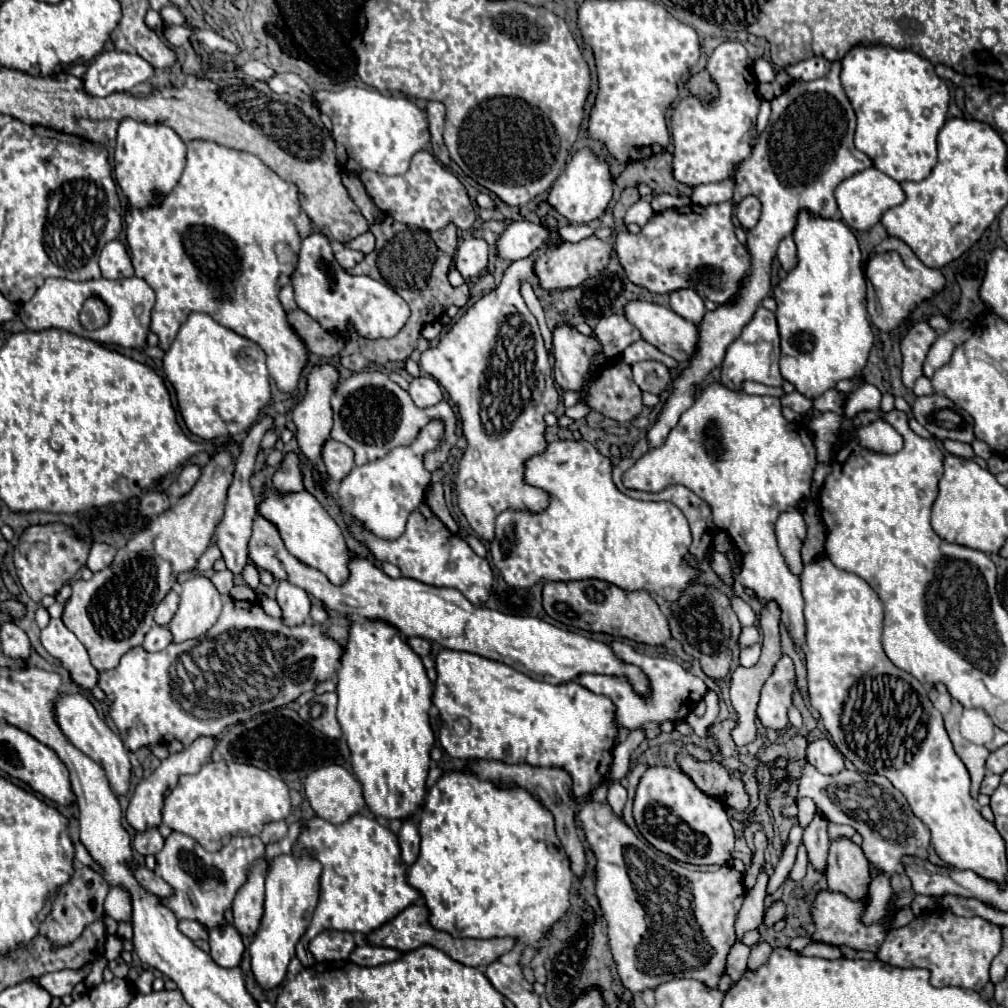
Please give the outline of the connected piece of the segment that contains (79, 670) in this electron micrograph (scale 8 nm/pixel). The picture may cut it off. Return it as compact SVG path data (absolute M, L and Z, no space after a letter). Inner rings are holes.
M61 618L49 620L49 624L41 630L41 642L45 650L69 670L75 684L91 690L99 682L99 672L91 666L87 650L77 636L65 628Z

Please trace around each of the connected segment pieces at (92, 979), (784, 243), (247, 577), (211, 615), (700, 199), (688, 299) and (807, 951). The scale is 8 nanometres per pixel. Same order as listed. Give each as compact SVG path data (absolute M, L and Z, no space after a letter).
M105 957L95 960L89 976L85 978L85 986L87 986L87 988L95 988L95 986L99 986L99 984L103 982L103 970L105 970L105 966L107 965L108 961Z
M785 236L785 238L779 242L777 260L781 262L781 266L783 266L785 270L789 270L791 264L795 264L795 242L793 242L791 236Z
M250 561L247 562L242 573L242 577L246 584L250 586L252 589L256 589L260 585L260 575L258 569Z
M197 576L181 584L179 610L169 622L173 642L181 644L205 636L221 612L221 596L209 578Z
M725 180L723 184L703 184L693 188L691 202L699 206L709 206L709 204L721 204L731 198L733 192L733 180Z
M683 290L683 292L673 292L669 296L669 302L671 302L671 308L685 320L693 322L695 326L701 324L703 316L705 316L705 304L703 300L697 296L697 292L691 292L691 290Z
M815 942L815 944L809 944L807 948L801 950L803 956L815 956L815 958L839 958L841 956L841 950L837 946L829 946L829 944L823 944L823 942Z

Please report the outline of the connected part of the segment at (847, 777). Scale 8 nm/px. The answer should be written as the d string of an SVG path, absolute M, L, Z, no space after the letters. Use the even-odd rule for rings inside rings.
M805 764L797 782L795 800L799 798L811 798L829 822L849 824L857 830L857 834L861 834L863 854L879 870L879 874L869 884L871 902L867 904L861 922L867 926L885 922L891 914L891 896L893 896L891 876L905 874L903 856L915 856L919 860L929 858L929 844L931 844L929 828L921 822L921 818L913 814L907 798L885 776L879 774L865 774L859 770L821 774L811 764Z

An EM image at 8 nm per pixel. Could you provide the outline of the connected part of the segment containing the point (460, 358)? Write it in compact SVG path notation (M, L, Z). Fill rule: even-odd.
M535 256L513 262L501 284L469 306L435 348L421 354L421 368L449 392L451 400L459 408L469 448L465 450L459 462L457 478L453 480L457 488L457 504L475 534L485 542L491 542L495 536L495 518L499 512L507 508L541 512L549 504L549 492L525 482L525 462L545 452L543 416L557 408L557 390L553 386L549 354L545 350L539 324L519 292L519 280L533 276L533 260ZM545 388L549 388L549 402L543 402Z

